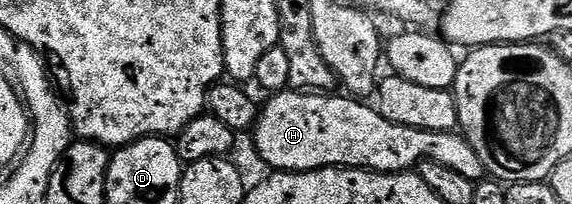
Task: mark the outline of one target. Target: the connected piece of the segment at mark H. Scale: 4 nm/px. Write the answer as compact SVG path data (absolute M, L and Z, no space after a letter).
M284 91L276 93L271 101L259 110L259 120L253 130L255 149L259 157L275 171L288 173L310 173L313 169L370 169L373 173L401 173L414 170L423 161L445 163L445 167L453 167L453 171L465 175L465 179L478 182L484 176L483 164L469 147L467 138L458 132L434 133L421 131L404 125L389 123L379 114L378 108L371 109L359 99L350 96L335 97L322 93L308 93L306 91Z

